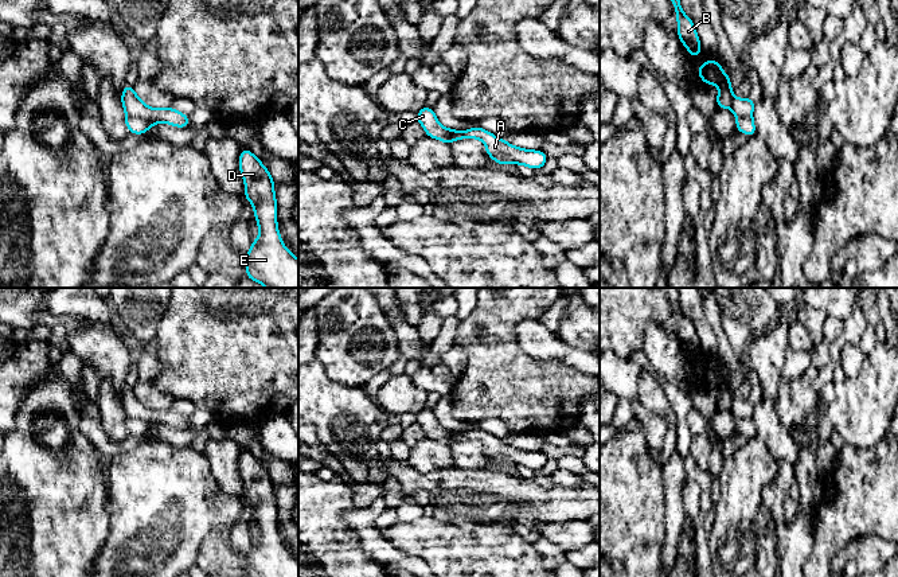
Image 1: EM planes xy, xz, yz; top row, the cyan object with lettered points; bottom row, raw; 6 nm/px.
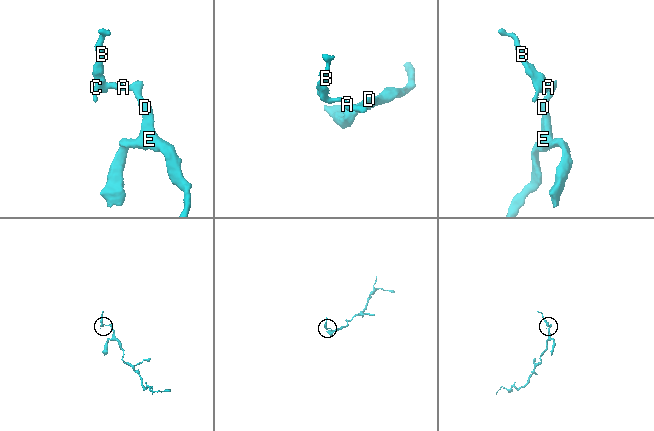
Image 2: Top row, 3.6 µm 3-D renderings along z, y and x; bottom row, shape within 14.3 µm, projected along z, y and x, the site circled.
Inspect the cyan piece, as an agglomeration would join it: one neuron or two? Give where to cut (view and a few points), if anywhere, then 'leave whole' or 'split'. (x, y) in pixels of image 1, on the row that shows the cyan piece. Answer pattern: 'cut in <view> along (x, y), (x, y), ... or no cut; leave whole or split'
no cut; leave whole

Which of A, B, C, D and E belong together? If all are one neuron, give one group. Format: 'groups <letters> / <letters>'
groups A B C D E

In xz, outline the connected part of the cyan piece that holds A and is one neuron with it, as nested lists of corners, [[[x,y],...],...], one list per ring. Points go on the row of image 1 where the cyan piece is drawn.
[[[423,106],[419,112],[417,112],[415,121],[423,126],[427,137],[441,140],[449,145],[454,140],[469,137],[481,140],[485,144],[487,155],[492,157],[496,164],[524,164],[528,168],[538,169],[543,168],[548,159],[540,149],[528,151],[514,147],[480,126],[473,126],[465,132],[448,129],[437,121],[433,108]]]

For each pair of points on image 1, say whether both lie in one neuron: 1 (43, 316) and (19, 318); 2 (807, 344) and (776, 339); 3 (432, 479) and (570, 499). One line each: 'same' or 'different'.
1: different
2: different
3: same

